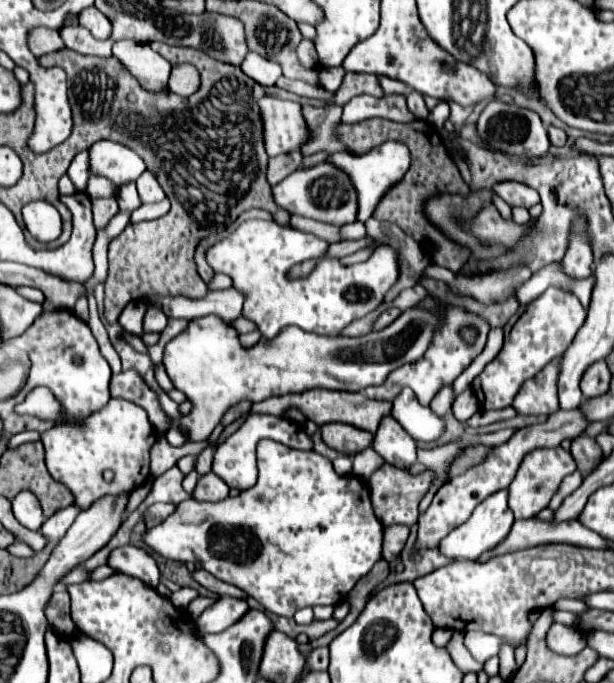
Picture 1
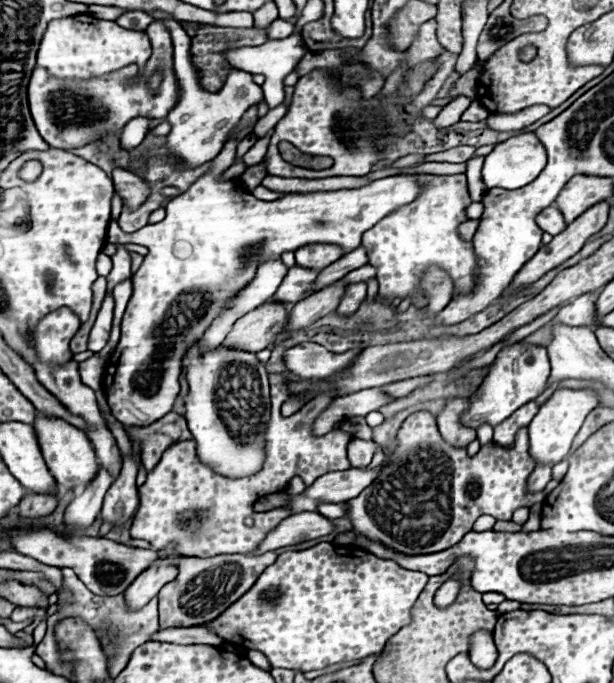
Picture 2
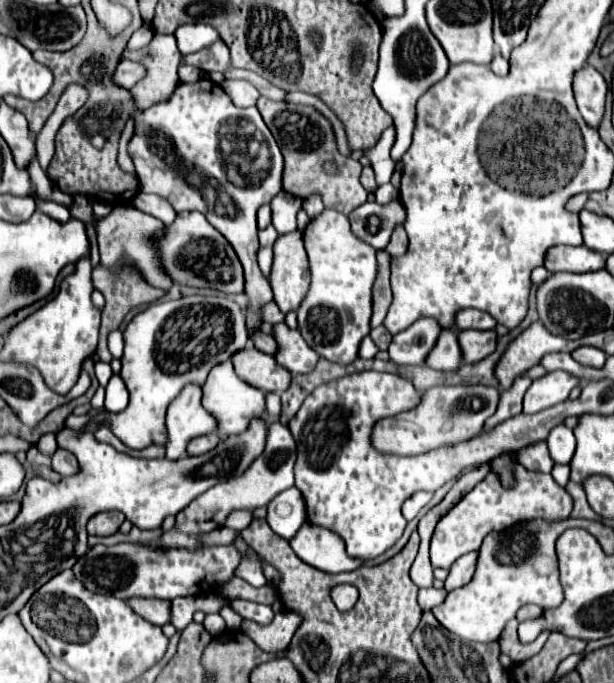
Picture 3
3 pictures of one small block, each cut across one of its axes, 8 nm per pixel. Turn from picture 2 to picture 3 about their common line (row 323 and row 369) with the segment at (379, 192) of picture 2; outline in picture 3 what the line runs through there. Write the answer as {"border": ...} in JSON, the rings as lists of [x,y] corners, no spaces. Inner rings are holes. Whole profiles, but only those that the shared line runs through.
{"border":[[[186,296],[172,302],[156,302],[150,304],[144,312],[136,314],[132,322],[124,330],[124,356],[122,356],[122,380],[128,384],[130,392],[130,404],[126,410],[118,414],[100,412],[84,430],[96,430],[100,422],[110,422],[112,432],[134,450],[142,450],[150,444],[165,445],[167,440],[165,416],[172,400],[182,392],[186,384],[198,384],[204,386],[212,366],[218,366],[226,360],[232,360],[232,356],[240,350],[244,350],[248,342],[248,330],[246,330],[246,318],[242,314],[242,308],[226,298],[218,296]]]}

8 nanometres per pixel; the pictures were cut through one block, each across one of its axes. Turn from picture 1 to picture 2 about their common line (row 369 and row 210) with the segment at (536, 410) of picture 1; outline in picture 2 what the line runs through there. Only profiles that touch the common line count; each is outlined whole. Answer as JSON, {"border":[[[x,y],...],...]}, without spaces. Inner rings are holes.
{"border":[[[546,208],[538,218],[536,218],[536,222],[538,222],[538,226],[544,230],[544,232],[548,232],[548,234],[552,234],[552,236],[556,236],[556,234],[560,234],[564,228],[566,228],[566,222],[564,222],[564,216],[560,214],[560,210],[558,208]]]}

